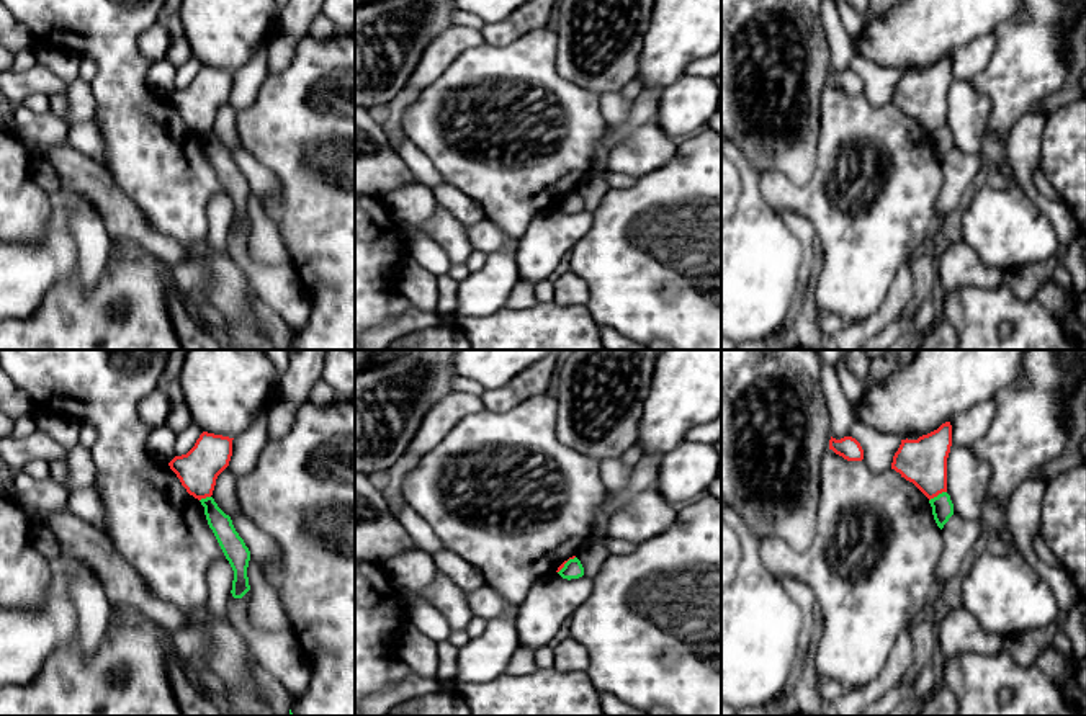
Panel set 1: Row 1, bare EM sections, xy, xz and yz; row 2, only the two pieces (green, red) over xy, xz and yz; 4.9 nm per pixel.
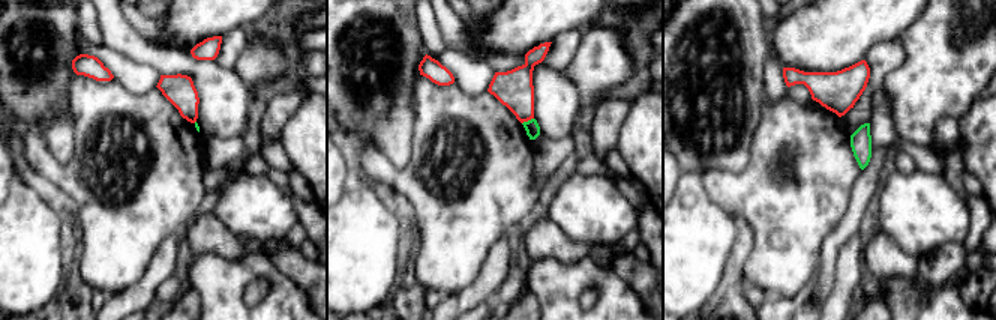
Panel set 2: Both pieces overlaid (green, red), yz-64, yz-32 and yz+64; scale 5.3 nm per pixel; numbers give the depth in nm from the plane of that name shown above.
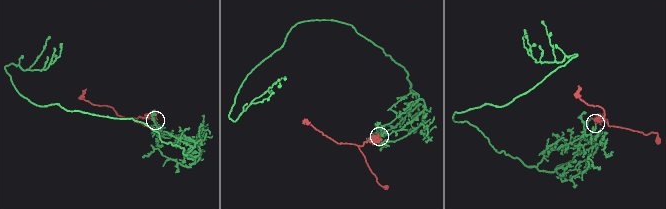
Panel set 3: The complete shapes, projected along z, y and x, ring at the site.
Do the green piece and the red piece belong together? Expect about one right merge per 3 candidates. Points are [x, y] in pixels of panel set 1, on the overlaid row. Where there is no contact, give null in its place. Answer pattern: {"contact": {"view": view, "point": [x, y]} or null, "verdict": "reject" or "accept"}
{"contact": {"view": "yz", "point": [939, 494]}, "verdict": "reject"}

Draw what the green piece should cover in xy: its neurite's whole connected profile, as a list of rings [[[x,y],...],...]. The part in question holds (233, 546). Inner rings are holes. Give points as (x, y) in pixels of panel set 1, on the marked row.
[[[213,497],[201,499],[200,502],[204,507],[208,525],[234,571],[231,593],[234,598],[242,598],[250,590],[247,577],[250,551],[236,531],[231,517],[218,507]]]

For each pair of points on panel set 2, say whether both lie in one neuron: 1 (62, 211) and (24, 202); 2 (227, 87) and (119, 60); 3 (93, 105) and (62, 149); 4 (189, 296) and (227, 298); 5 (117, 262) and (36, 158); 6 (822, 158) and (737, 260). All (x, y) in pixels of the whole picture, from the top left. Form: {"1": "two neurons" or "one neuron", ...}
{"1": "two neurons", "2": "two neurons", "3": "two neurons", "4": "two neurons", "5": "one neuron", "6": "two neurons"}

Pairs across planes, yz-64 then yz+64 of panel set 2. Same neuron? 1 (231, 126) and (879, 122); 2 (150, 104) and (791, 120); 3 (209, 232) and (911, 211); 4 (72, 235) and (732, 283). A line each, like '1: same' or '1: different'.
1: same
2: same
3: different
4: same

